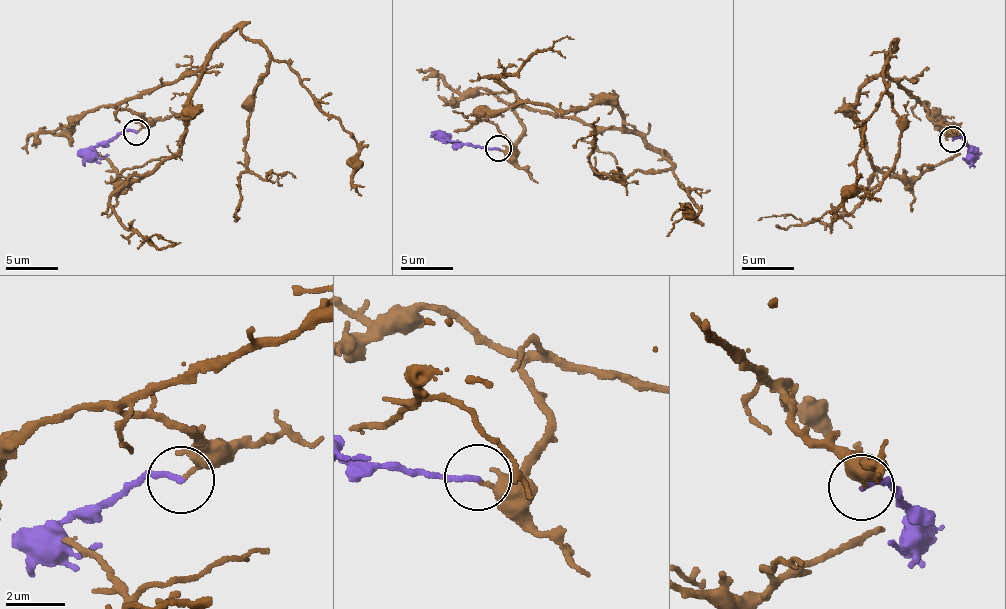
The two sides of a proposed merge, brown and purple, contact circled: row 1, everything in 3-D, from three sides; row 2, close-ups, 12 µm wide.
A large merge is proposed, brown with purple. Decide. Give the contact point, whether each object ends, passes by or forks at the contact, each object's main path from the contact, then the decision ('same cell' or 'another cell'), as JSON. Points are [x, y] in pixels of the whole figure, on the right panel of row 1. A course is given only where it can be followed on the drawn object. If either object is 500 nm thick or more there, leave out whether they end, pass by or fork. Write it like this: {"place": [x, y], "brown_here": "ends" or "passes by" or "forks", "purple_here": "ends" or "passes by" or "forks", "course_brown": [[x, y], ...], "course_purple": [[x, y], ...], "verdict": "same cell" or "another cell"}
{"place": [952, 139], "brown_here": "ends", "purple_here": "ends", "course_brown": [[954, 140], [884, 73], [860, 92], [855, 124], [877, 167], [849, 214], [830, 222], [789, 214], [758, 221]], "course_purple": [[951, 140], [964, 137], [973, 146], [975, 168]], "verdict": "another cell"}

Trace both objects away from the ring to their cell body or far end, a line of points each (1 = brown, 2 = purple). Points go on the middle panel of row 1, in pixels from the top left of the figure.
1: (498, 150), (523, 131), (516, 107), (621, 127), (613, 106), (560, 111), (488, 78), (574, 40)
2: (498, 148), (459, 145), (429, 137)

